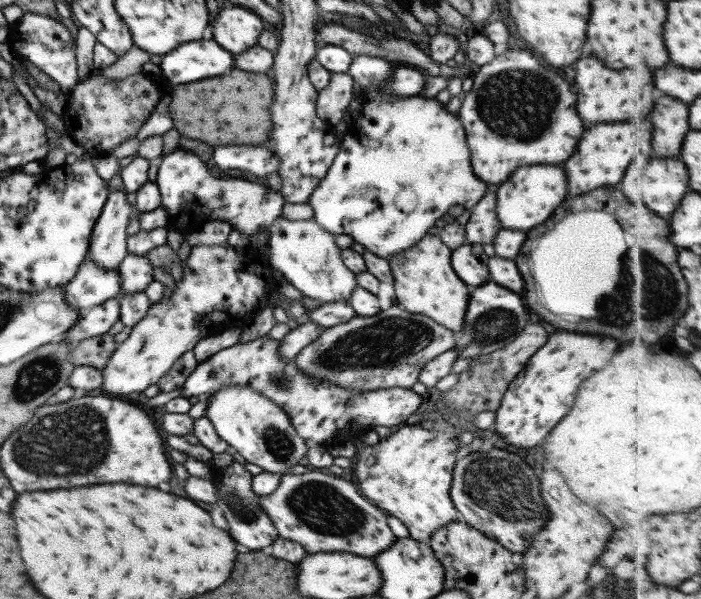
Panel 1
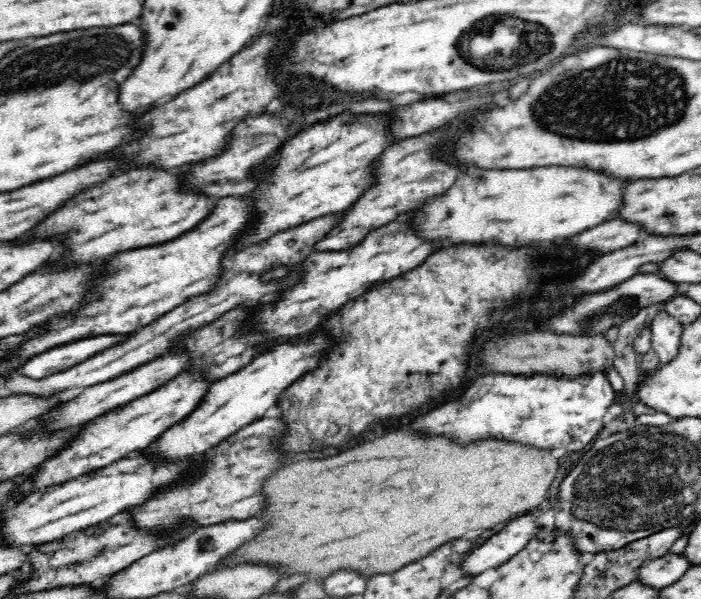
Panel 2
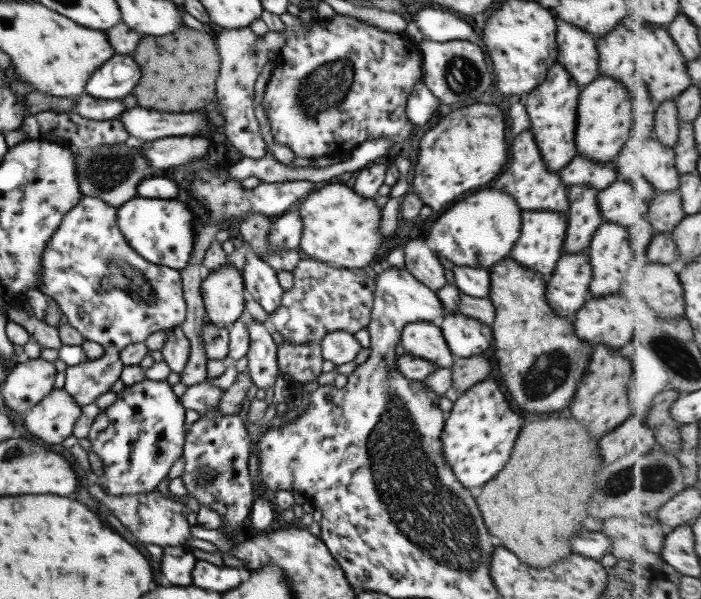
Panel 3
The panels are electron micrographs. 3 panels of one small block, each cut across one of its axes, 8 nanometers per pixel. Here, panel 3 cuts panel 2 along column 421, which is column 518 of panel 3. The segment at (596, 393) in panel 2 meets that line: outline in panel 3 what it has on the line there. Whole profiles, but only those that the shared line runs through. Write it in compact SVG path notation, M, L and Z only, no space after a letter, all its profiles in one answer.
M490 378L458 393L449 416L444 417L439 435L445 462L449 464L457 482L461 482L463 488L479 488L491 480L507 462L521 424L523 420L509 410L503 394Z

